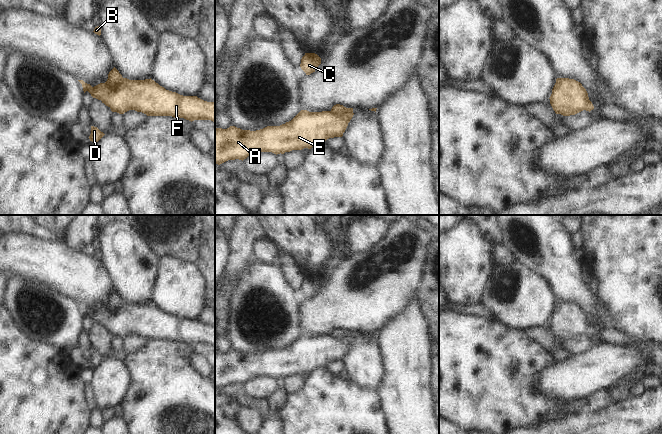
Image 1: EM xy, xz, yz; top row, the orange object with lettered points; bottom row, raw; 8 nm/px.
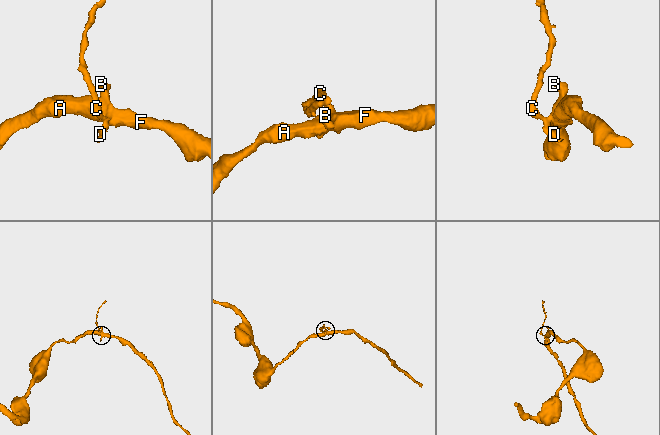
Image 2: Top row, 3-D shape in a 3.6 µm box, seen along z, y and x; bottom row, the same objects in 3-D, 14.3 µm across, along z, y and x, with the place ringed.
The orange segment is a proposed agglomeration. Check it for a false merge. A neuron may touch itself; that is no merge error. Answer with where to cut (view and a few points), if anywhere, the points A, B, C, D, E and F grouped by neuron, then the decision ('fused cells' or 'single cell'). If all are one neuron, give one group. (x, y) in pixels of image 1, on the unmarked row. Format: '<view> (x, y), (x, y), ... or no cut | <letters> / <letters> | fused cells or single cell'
xy (123, 302), (116, 310), (109, 311), (105, 307) | A E F / B C D | fused cells

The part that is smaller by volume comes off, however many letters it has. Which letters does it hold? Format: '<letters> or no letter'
B, C, D

